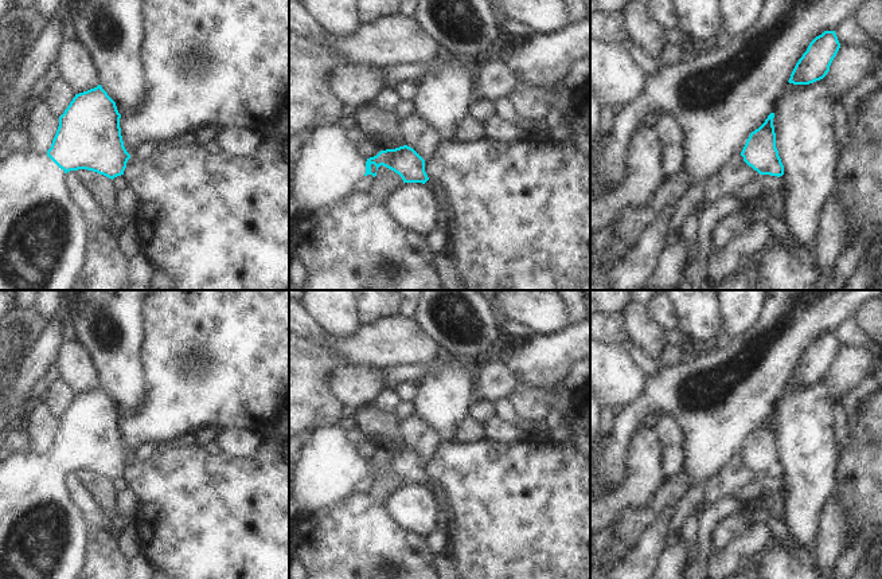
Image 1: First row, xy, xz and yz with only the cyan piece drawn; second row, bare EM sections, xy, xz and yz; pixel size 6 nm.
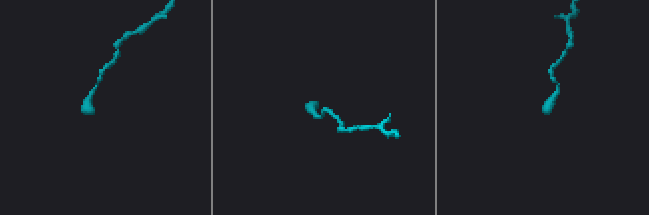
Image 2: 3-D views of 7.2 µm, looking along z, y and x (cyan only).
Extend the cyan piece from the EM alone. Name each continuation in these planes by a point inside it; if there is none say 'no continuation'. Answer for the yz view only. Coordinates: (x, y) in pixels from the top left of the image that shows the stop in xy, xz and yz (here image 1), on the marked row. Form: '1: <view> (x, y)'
no continuation.

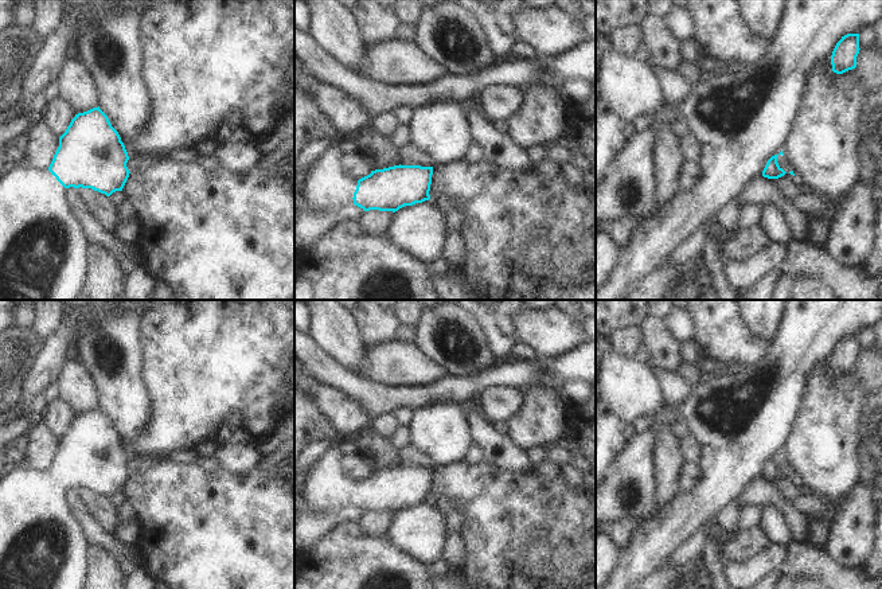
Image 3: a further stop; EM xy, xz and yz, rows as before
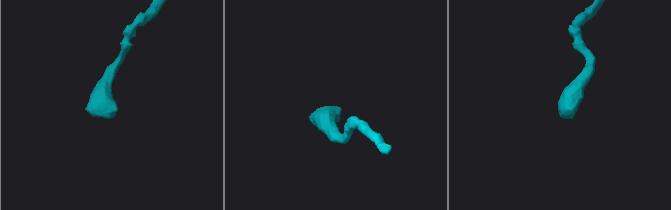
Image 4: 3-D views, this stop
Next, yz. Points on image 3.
no continuation.

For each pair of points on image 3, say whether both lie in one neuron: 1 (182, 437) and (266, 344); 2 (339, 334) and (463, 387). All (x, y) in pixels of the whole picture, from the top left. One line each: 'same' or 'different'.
1: same
2: different

